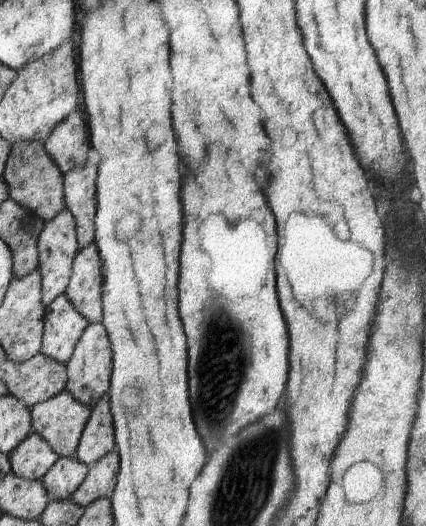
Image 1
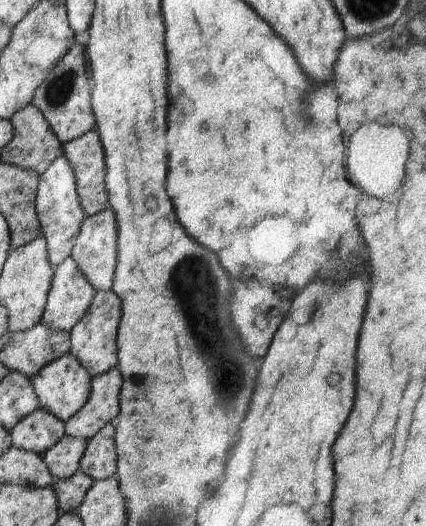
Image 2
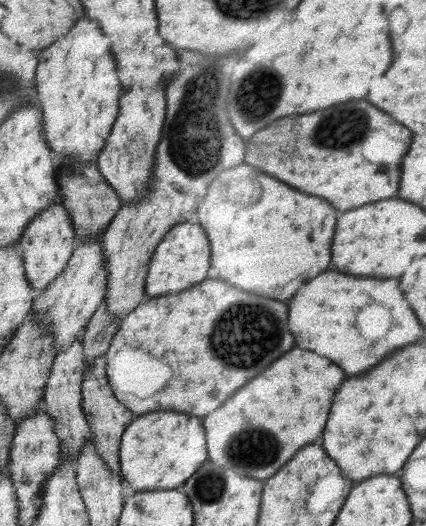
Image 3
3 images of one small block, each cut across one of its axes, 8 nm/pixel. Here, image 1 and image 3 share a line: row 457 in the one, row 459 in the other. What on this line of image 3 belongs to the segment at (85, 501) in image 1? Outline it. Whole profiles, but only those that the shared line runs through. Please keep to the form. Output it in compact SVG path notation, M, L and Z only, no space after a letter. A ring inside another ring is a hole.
M101 355L86 370L86 379L82 384L83 408L85 408L87 419L91 423L92 436L98 442L99 453L103 455L107 465L121 475L121 460L119 460L119 450L121 448L119 446L121 446L121 436L125 434L127 426L133 422L133 412L129 408L125 408L115 398L110 380L108 379L107 366L107 357Z

